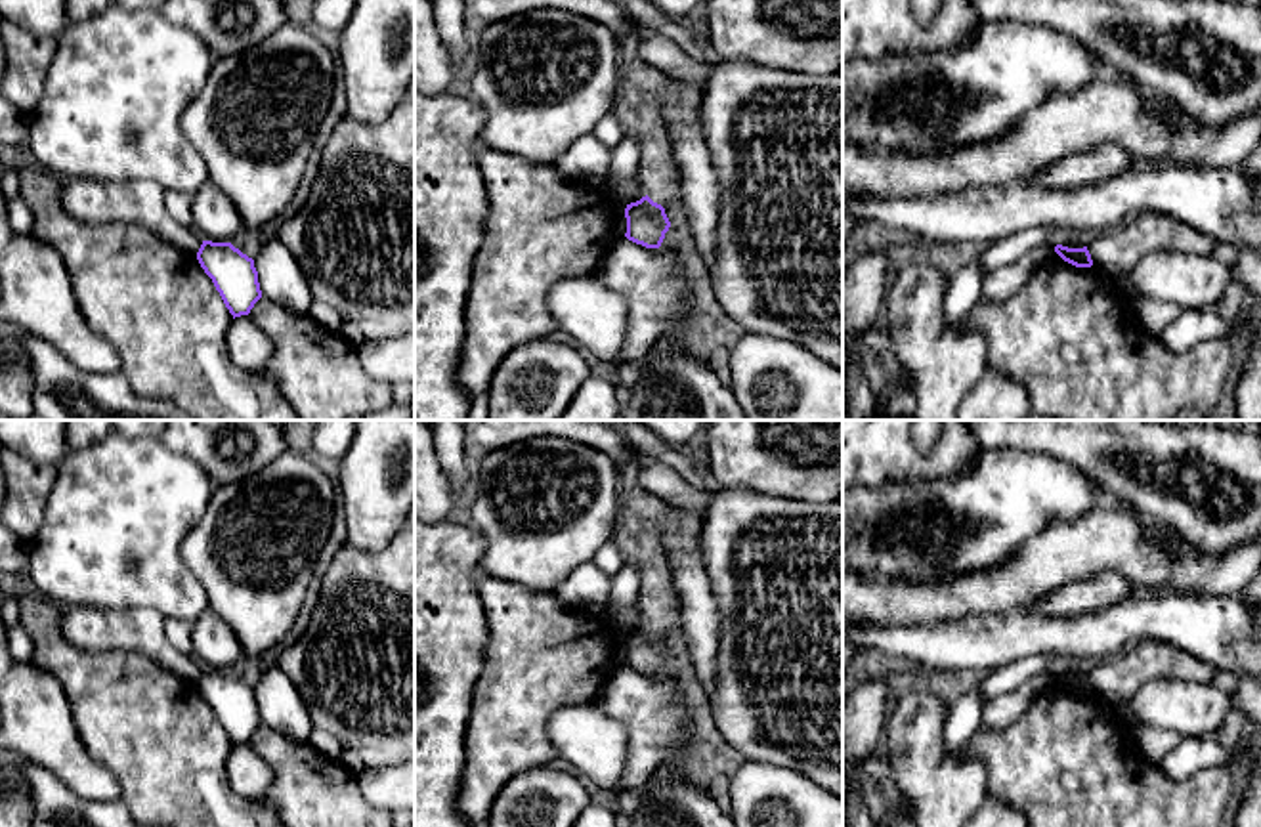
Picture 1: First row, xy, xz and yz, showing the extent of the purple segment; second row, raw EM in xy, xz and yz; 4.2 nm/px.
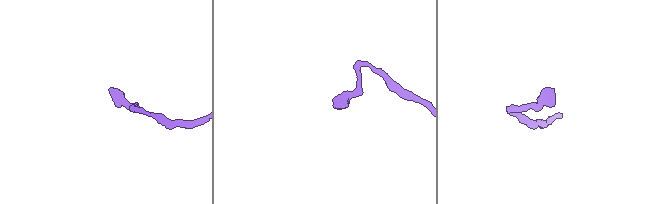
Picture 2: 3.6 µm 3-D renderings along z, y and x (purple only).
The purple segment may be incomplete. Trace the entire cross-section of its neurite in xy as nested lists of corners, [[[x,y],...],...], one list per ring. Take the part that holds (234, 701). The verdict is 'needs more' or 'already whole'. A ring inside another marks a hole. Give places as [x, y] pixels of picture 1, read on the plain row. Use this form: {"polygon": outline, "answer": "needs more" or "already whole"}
{"polygon": [[[203,668],[197,688],[235,745],[248,743],[262,726],[254,688],[231,670]]], "answer": "already whole"}

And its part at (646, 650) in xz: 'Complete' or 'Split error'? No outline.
Complete

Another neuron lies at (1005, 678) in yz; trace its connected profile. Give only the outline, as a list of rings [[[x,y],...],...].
[[[1053,653],[1032,655],[1011,665],[999,667],[982,676],[978,686],[980,701],[986,705],[995,697],[1013,691],[1036,674],[1057,674],[1060,667],[1060,659]]]

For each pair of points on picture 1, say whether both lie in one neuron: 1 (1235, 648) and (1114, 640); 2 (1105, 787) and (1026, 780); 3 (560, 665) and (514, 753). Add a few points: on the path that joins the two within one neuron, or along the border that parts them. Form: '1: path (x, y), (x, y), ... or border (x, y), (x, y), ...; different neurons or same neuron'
1: path (1204, 627), (1145, 627); same neuron
2: path (1086, 793), (1046, 793); same neuron
3: path (539, 686), (522, 703), (522, 732); same neuron

